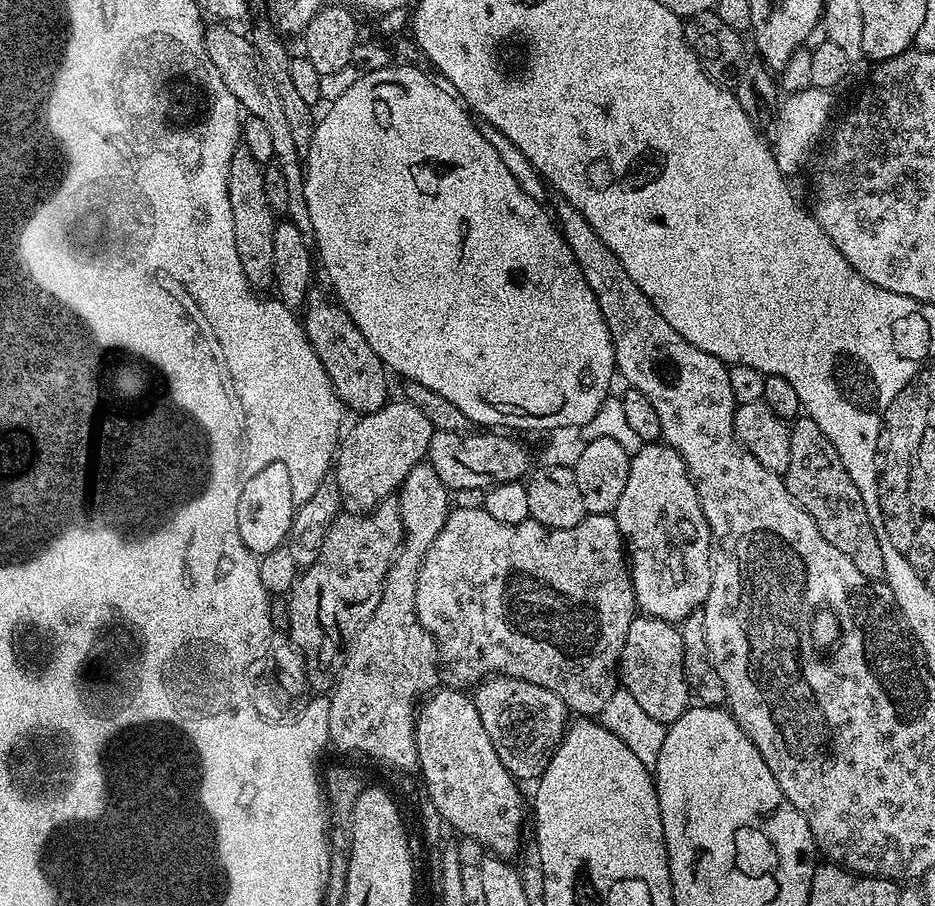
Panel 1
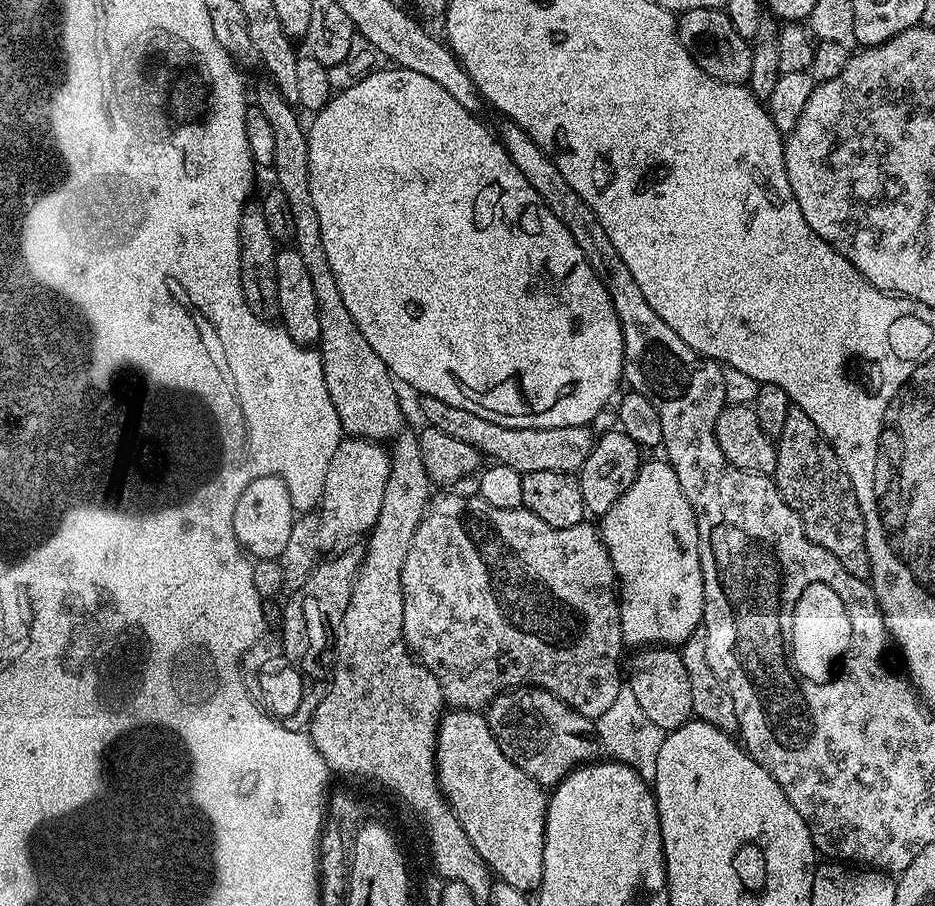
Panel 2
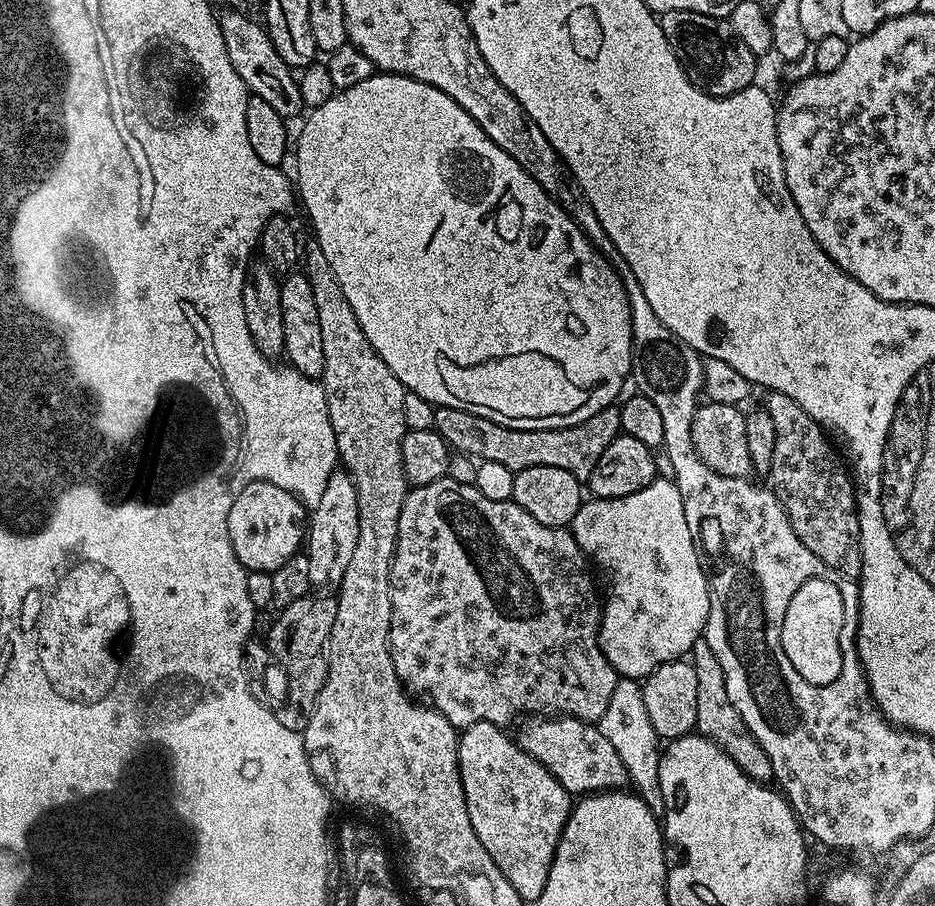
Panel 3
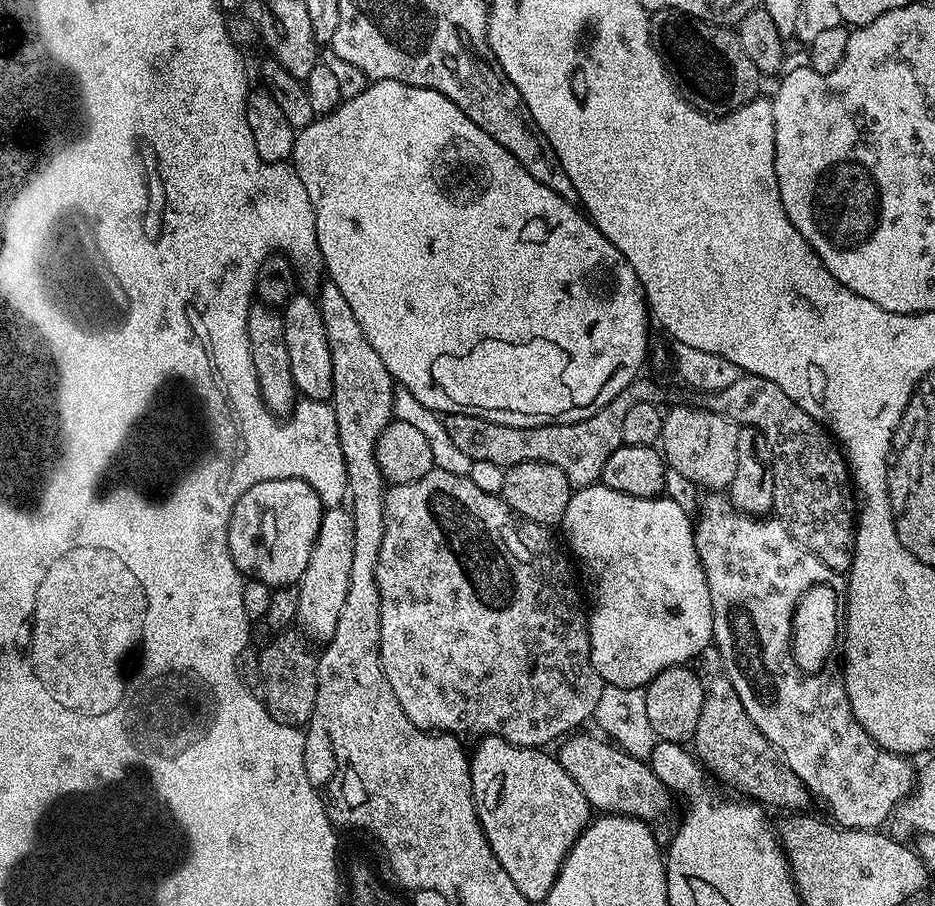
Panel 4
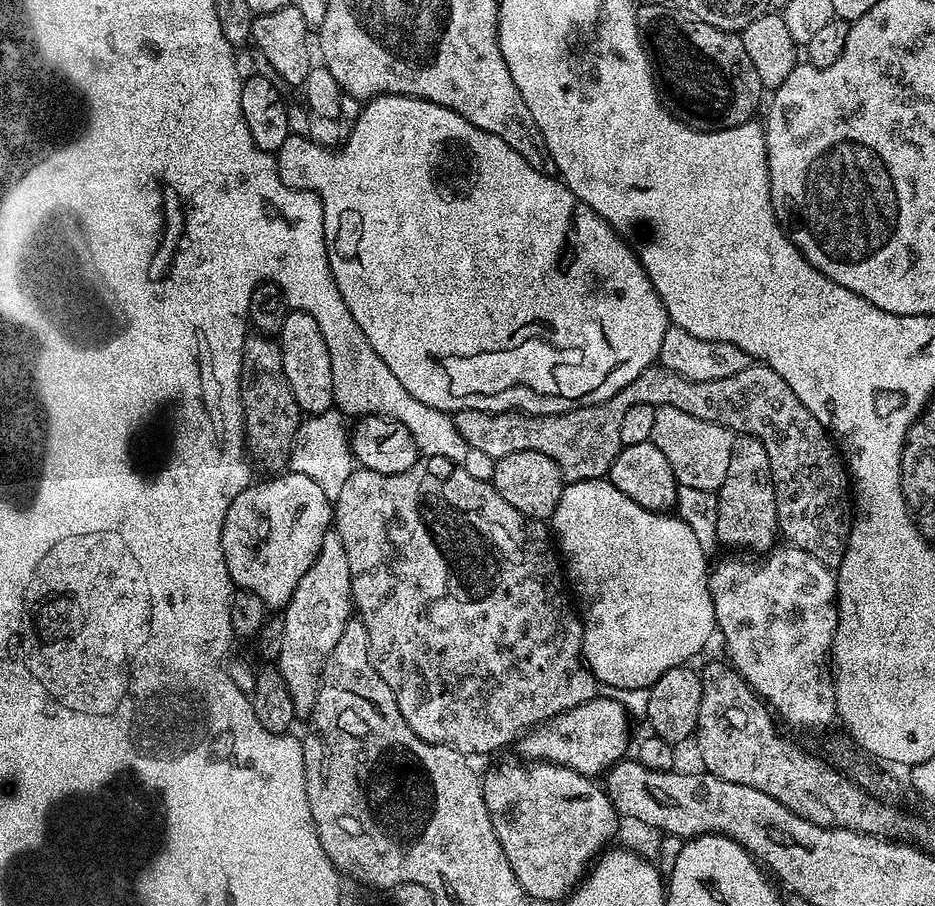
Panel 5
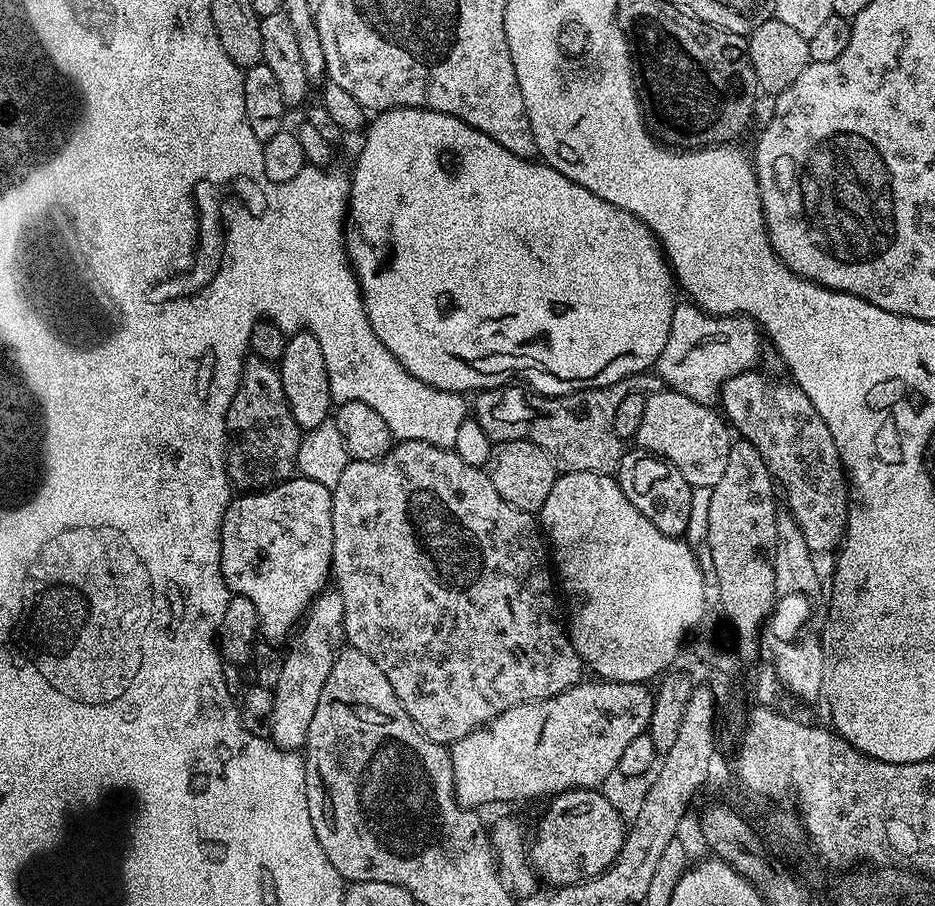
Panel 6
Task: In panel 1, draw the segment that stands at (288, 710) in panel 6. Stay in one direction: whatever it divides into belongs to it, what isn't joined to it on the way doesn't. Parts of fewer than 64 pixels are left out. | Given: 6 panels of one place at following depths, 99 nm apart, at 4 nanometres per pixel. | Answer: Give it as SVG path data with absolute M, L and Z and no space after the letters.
M403 398L389 399L376 412L357 420L360 421L340 437L334 457L334 479L343 507L349 513L363 514L389 499L412 467L427 457L434 430L422 410Z

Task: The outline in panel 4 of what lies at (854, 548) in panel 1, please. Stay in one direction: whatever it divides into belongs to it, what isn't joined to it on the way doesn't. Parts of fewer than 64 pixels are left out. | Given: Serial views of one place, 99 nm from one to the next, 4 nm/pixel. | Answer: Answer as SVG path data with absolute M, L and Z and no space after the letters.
M742 374L726 390L710 392L703 397L703 407L709 412L726 416L737 426L752 425L765 435L773 454L774 498L771 511L775 519L786 526L786 530L810 554L814 554L832 572L848 573L852 568L852 555L856 541L856 522L858 504L854 499L854 485L850 479L850 469L845 453L838 447L835 439L824 425L818 423L794 398L788 397L774 382L761 376Z

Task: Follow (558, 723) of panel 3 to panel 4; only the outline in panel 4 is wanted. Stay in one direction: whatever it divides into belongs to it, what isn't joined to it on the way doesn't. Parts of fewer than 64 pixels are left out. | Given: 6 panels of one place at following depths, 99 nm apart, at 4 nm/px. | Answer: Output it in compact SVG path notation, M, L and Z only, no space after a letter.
M572 734L559 745L560 765L578 782L578 790L586 794L588 803L600 814L633 816L645 822L652 822L674 801L673 793L654 774L651 763L634 758L607 739L596 736Z

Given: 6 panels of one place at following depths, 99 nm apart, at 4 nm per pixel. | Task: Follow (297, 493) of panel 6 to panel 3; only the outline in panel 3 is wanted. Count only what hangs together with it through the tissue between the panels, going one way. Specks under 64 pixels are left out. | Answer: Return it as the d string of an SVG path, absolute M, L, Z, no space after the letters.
M255 480L234 498L234 506L230 506L230 518L228 519L230 530L230 546L234 546L234 554L238 562L248 572L276 572L278 566L282 566L292 556L301 551L306 540L306 504L290 490L286 490L277 484L271 484L265 480Z

